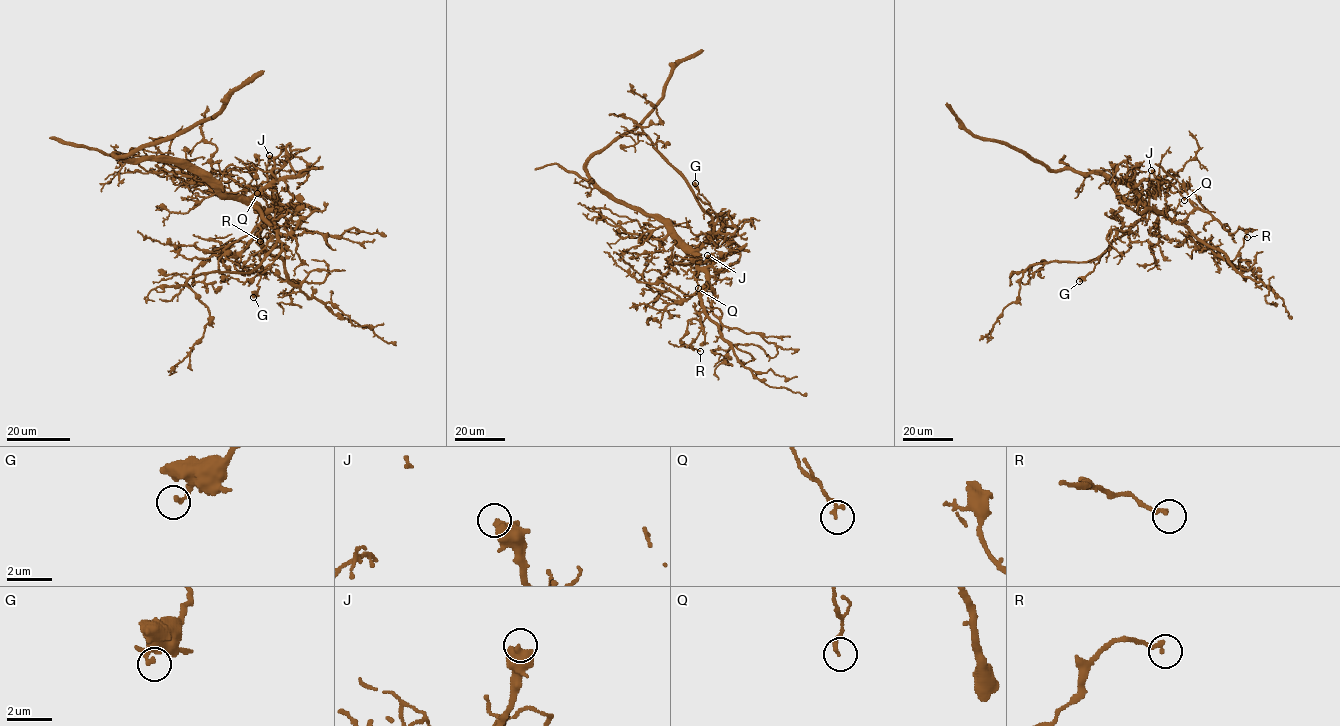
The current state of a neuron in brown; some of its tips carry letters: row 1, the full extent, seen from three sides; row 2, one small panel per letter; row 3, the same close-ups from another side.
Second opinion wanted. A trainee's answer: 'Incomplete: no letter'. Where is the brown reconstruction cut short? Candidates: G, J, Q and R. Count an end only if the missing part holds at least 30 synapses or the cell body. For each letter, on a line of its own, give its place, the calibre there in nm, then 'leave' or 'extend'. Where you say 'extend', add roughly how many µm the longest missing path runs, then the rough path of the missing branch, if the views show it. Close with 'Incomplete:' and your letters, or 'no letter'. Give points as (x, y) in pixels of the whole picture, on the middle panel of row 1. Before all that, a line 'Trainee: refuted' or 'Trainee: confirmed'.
Trainee: confirmed
G: place (695, 183); calibre 130 nm; leave
J: place (707, 255); calibre 550 nm; leave
Q: place (698, 288); calibre 170 nm; leave
R: place (700, 351); calibre 200 nm; leave
Incomplete: no letter

